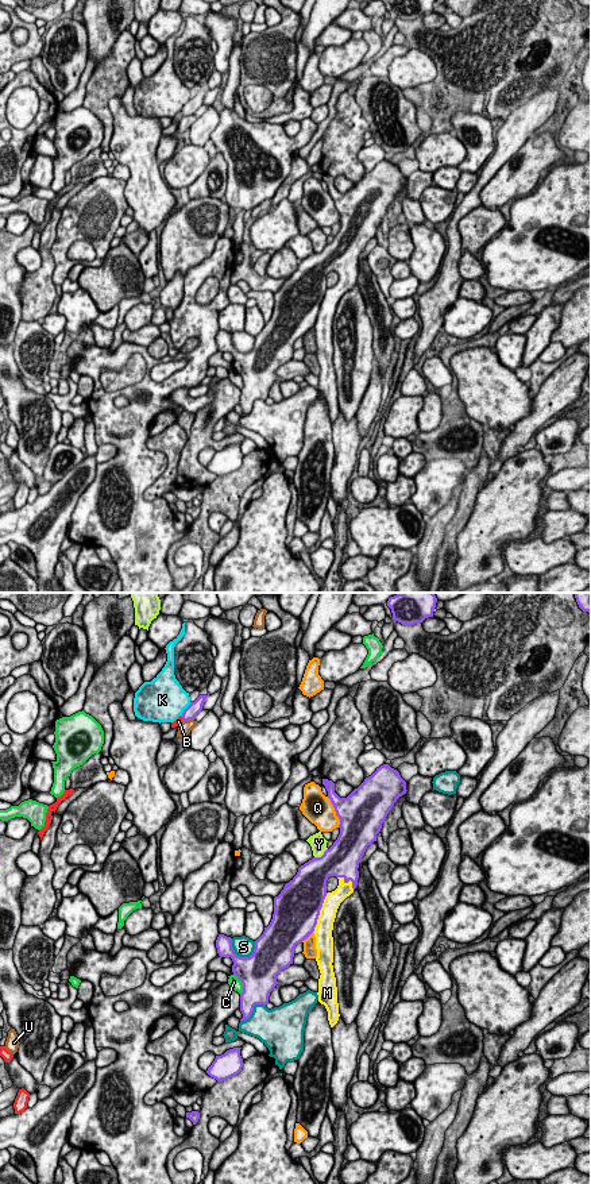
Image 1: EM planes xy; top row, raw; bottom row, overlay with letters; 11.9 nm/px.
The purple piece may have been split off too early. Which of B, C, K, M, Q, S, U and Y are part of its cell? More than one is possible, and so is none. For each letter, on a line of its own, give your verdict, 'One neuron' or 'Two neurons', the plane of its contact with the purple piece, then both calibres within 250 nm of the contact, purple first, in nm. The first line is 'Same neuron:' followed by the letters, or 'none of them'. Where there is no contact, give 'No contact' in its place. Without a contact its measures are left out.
Same neuron: M
B: Two neurons. Touches purple in xy. Thickness 160 nm (purple) against 90 nm
C: Two neurons. Touches purple in xy. Thickness 440 nm (purple) against 140 nm
K: Two neurons. Touches purple in xy. Thickness 160 nm (purple) against 480 nm
M: One neuron. Touches purple in xy. Thickness 500 nm (purple) against 220 nm
Q: Two neurons. Touches purple in xy. Thickness 420 nm (purple) against 340 nm
S: Two neurons. Touches purple in xy. Thickness 340 nm (purple) against 240 nm
U: Two neurons. Touches purple in xy. Thickness 160 nm (purple) against 160 nm
Y: Two neurons. Touches purple in xy. Thickness 420 nm (purple) against 190 nm

